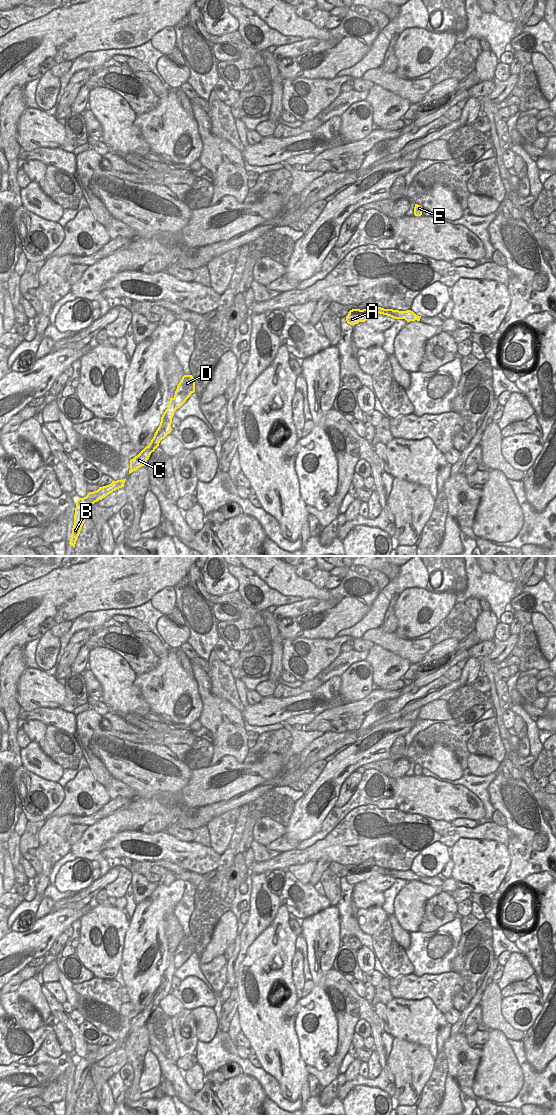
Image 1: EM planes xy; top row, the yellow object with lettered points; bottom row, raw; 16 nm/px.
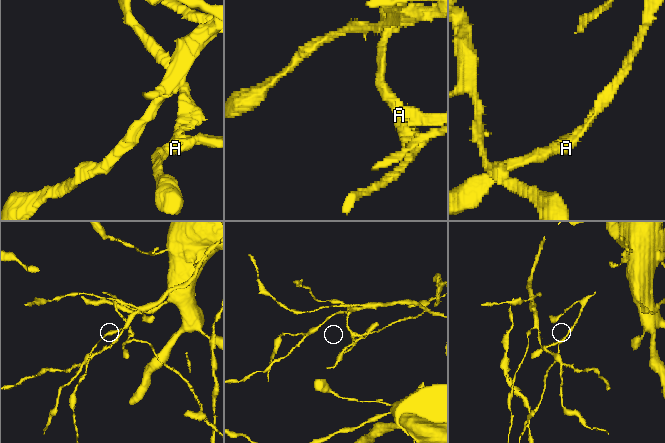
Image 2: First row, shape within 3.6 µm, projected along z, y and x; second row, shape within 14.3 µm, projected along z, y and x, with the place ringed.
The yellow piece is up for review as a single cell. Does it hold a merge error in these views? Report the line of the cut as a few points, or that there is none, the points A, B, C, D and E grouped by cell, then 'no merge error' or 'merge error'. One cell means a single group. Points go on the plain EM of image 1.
xy (173, 958), (173, 964), (176, 968) | A D E / B C | merge error

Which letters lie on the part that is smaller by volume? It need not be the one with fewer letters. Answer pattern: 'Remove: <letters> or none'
Remove: B, C

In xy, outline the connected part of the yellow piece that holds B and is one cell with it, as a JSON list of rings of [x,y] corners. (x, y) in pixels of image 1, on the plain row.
[[[126,1039],[112,1041],[111,1044],[99,1047],[97,1051],[89,1052],[86,1057],[79,1058],[76,1061],[76,1068],[74,1074],[74,1085],[72,1088],[72,1094],[69,1104],[75,1107],[76,1101],[85,1082],[85,1077],[90,1072],[91,1066],[105,1058],[107,1055],[115,1051],[116,1049],[122,1048]]]

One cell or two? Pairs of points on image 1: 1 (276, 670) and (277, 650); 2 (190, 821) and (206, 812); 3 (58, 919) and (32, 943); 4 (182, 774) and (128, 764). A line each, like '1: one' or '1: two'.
1: one
2: one
3: one
4: one

